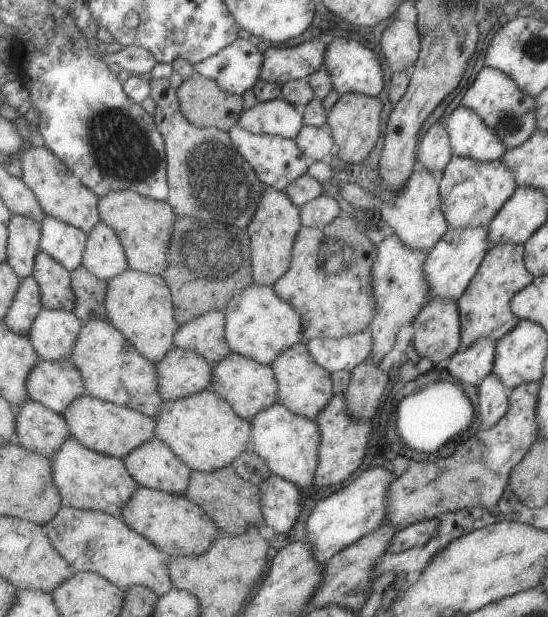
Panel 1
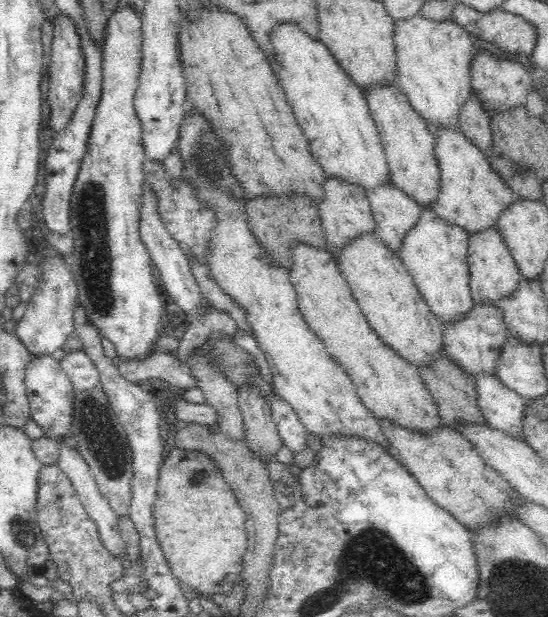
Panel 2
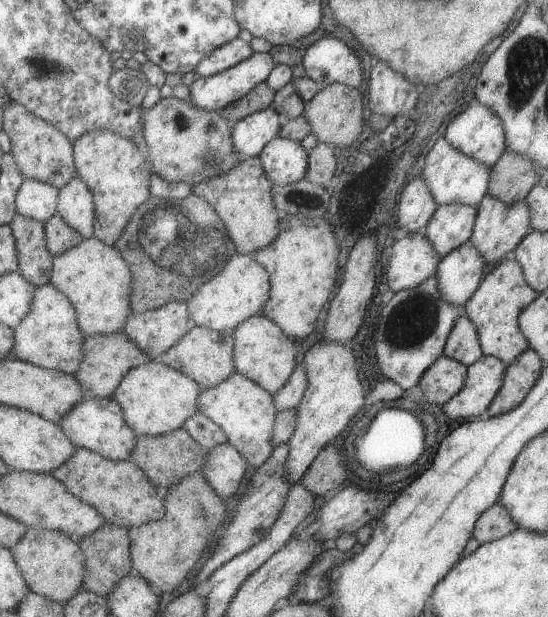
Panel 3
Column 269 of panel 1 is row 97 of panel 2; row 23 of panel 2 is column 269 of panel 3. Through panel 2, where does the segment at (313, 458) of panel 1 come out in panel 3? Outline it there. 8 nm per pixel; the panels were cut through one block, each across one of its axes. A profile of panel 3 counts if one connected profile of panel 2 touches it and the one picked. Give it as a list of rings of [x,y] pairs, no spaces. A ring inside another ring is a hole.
[[[237,371],[231,378],[221,382],[217,388],[204,388],[199,396],[199,411],[223,428],[229,443],[235,445],[251,465],[261,468],[273,456],[277,406],[273,395],[248,376],[243,376]]]

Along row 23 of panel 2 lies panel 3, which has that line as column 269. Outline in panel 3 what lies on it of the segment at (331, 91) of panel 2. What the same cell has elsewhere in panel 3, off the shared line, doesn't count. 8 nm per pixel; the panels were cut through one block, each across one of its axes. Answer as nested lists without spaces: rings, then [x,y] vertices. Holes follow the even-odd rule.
[[[250,254],[233,256],[227,266],[223,268],[221,274],[217,274],[213,280],[206,282],[191,298],[190,312],[194,324],[215,329],[219,332],[235,332],[235,328],[239,328],[239,324],[243,324],[245,320],[263,314],[263,306],[269,302],[271,298],[271,274],[258,260]]]

